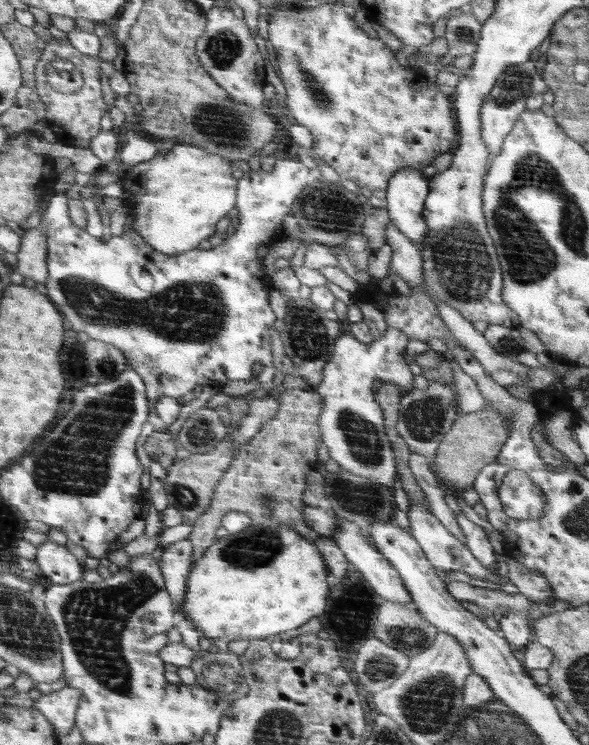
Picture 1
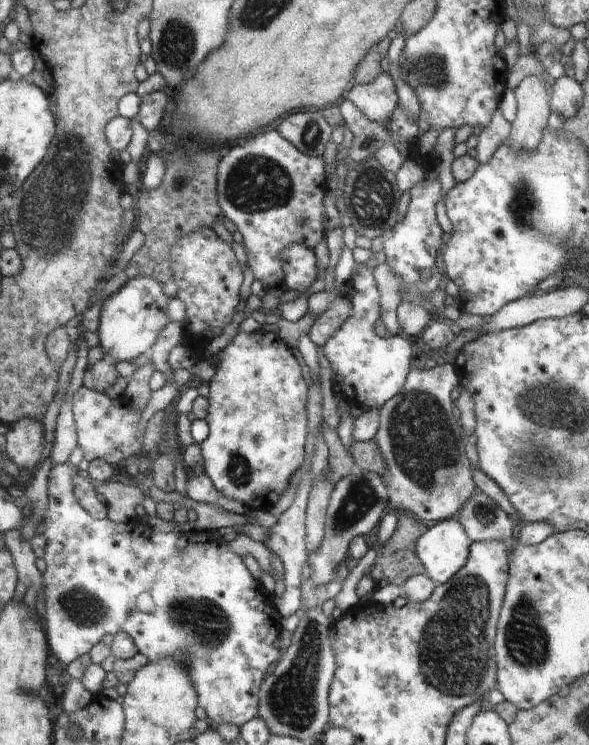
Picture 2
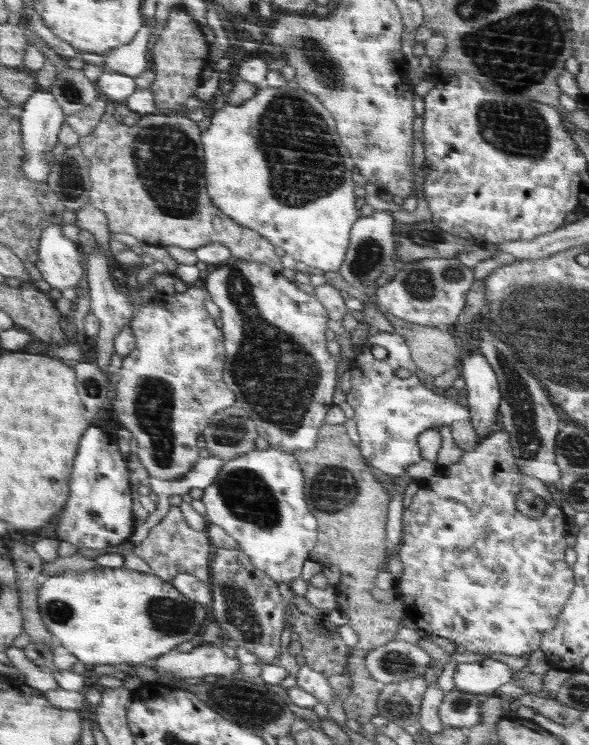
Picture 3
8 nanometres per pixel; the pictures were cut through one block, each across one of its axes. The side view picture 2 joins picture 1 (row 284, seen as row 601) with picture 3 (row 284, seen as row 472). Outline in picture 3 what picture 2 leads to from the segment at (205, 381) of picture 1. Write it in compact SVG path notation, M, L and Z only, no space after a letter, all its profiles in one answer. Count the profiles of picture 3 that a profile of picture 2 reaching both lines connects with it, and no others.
M63 223L52 225L42 236L37 268L52 288L72 289L87 277L81 251L78 243L66 236Z

